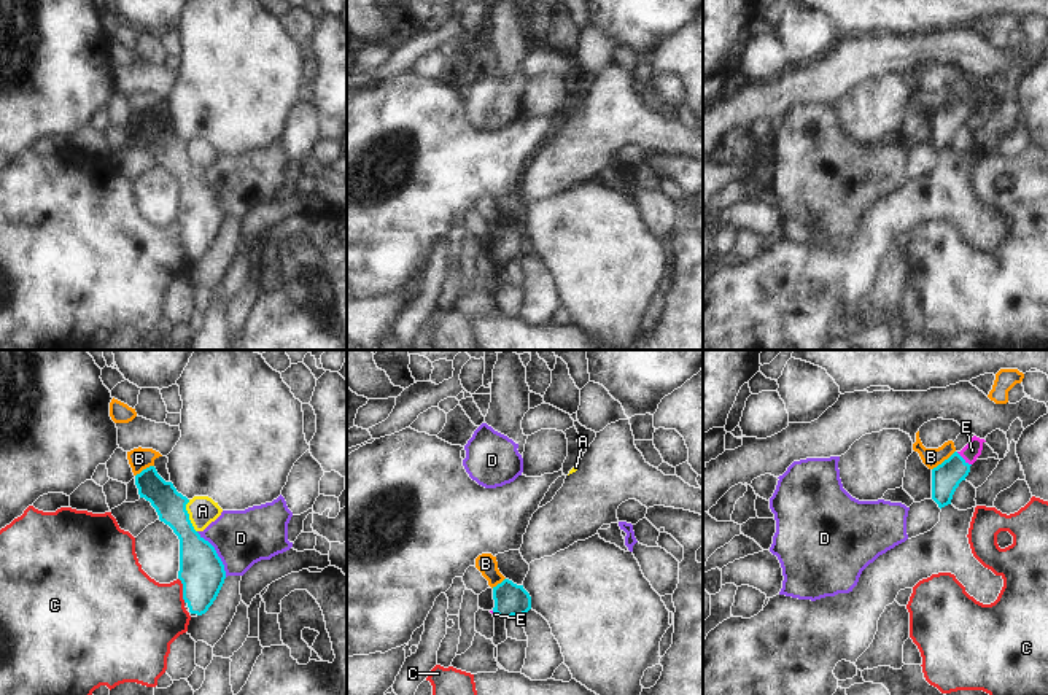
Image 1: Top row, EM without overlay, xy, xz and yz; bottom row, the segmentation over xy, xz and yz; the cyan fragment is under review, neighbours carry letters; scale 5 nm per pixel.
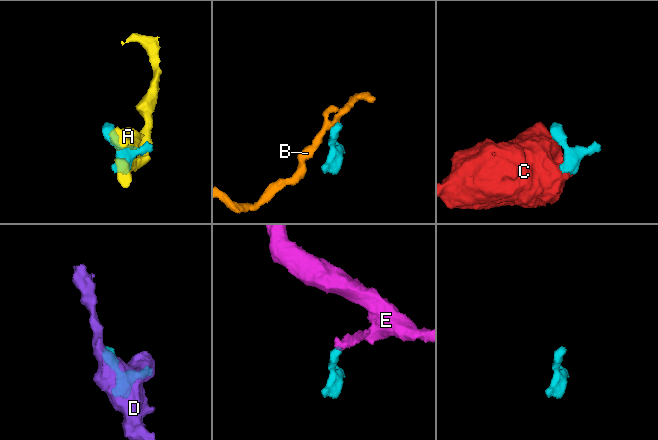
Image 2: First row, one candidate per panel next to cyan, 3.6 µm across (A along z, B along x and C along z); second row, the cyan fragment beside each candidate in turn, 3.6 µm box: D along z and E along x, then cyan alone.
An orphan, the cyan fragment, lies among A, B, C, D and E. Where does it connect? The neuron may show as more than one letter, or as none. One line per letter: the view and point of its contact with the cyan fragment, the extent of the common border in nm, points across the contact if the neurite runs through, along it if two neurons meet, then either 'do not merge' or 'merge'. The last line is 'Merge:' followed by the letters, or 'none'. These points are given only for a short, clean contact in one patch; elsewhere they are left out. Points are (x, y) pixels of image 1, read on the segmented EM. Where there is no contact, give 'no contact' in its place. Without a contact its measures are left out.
A: contact xy (188, 516); length 170 nm; border xy (188, 500), (188, 519), (196, 531); do not merge
B: contact yz (945, 460); length 160 nm; border yz (954, 450), (932, 469); do not merge
C: contact xy (183, 590); length 130 nm; border xy (178, 578), (185, 601); do not merge
D: contact xy (217, 554); length 280 nm; do not merge
E: contact yz (962, 458); length 100 nm; way yz (945, 477), (962, 458), (972, 450); merge
Merge: E

